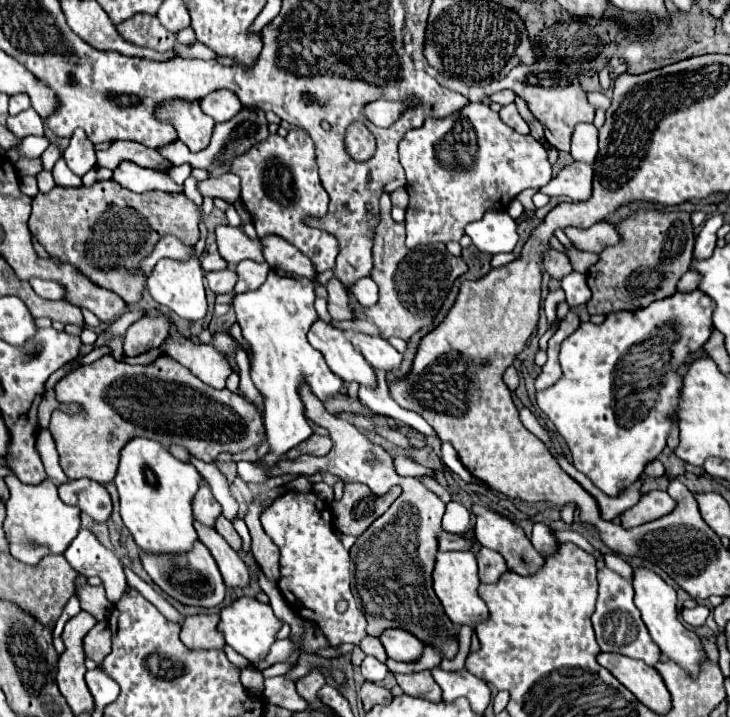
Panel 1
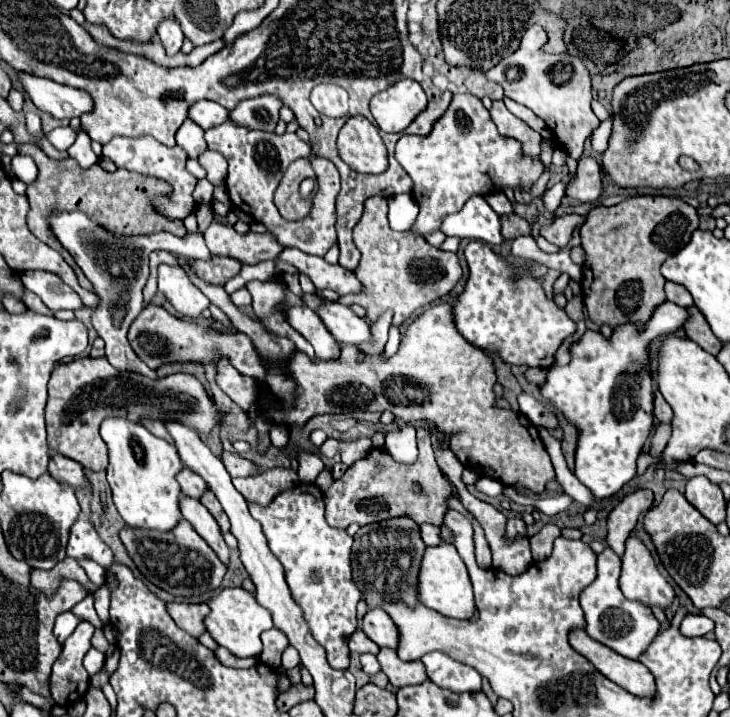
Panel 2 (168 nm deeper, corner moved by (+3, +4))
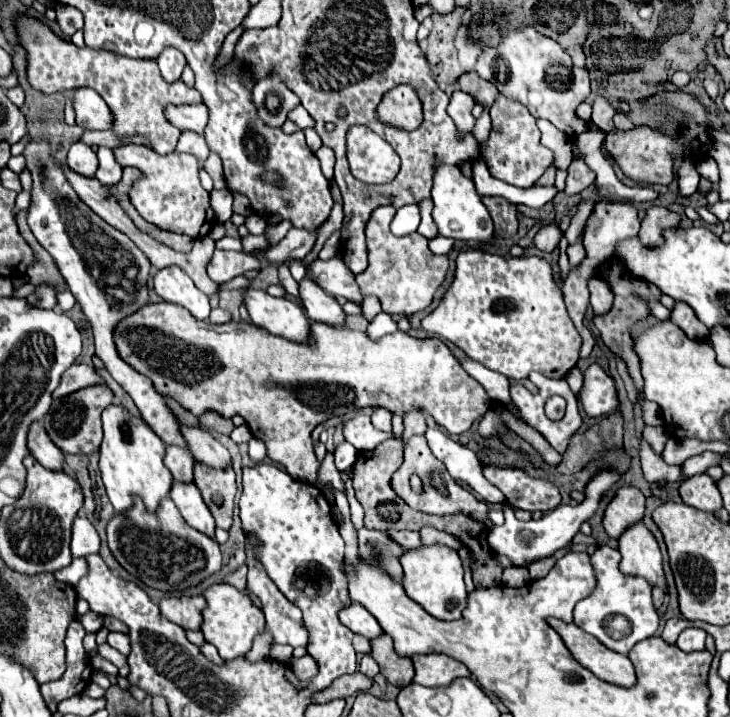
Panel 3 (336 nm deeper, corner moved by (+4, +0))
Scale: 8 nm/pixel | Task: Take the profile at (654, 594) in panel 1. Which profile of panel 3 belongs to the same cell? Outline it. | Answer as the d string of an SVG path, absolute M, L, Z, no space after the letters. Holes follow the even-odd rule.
M639 521L635 525L629 525L621 537L619 537L619 551L623 555L621 559L621 571L627 575L641 575L645 577L651 585L659 585L661 589L665 589L665 575L661 569L661 551L659 545L653 537L653 533Z

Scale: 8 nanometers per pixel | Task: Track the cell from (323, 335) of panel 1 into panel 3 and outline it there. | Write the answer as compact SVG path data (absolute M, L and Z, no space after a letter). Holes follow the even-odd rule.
M247 287L243 293L243 305L251 323L269 333L291 341L309 341L309 319L293 301L277 299L267 291Z

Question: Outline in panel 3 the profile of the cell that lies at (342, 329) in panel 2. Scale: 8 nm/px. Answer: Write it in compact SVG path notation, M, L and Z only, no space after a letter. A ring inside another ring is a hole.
M303 277L299 281L299 299L311 321L321 321L335 327L343 325L345 315L343 315L341 305L309 277Z

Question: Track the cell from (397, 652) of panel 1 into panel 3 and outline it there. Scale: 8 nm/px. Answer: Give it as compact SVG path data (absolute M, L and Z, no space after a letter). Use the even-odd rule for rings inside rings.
M351 603L351 607L345 607L339 613L339 619L353 633L363 635L367 639L375 639L375 637L379 637L383 633L383 629L375 621L375 617L363 605L359 605L359 603Z

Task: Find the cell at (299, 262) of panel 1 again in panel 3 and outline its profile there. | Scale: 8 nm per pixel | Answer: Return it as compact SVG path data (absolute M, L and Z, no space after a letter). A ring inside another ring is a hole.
M333 257L333 259L327 259L327 261L317 259L317 261L311 263L309 271L311 271L311 279L321 289L325 289L329 295L345 297L347 301L353 301L353 303L363 303L355 275L343 263L341 257Z

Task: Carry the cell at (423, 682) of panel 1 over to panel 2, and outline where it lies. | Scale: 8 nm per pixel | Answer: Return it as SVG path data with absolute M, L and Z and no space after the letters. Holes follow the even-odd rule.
M380 649L378 661L382 665L382 671L388 675L390 683L396 689L406 687L406 685L418 685L418 683L428 681L426 667L424 667L422 661L404 663L404 661L398 659L398 655L392 649Z

